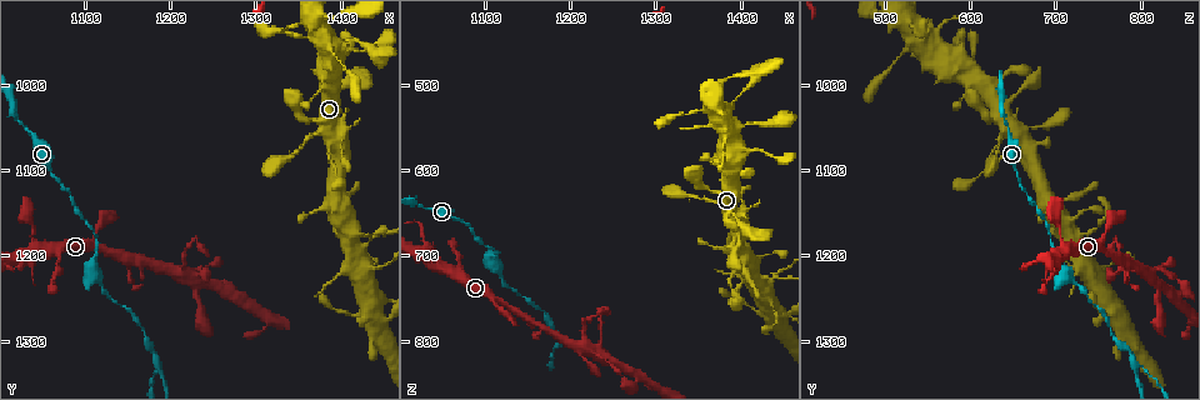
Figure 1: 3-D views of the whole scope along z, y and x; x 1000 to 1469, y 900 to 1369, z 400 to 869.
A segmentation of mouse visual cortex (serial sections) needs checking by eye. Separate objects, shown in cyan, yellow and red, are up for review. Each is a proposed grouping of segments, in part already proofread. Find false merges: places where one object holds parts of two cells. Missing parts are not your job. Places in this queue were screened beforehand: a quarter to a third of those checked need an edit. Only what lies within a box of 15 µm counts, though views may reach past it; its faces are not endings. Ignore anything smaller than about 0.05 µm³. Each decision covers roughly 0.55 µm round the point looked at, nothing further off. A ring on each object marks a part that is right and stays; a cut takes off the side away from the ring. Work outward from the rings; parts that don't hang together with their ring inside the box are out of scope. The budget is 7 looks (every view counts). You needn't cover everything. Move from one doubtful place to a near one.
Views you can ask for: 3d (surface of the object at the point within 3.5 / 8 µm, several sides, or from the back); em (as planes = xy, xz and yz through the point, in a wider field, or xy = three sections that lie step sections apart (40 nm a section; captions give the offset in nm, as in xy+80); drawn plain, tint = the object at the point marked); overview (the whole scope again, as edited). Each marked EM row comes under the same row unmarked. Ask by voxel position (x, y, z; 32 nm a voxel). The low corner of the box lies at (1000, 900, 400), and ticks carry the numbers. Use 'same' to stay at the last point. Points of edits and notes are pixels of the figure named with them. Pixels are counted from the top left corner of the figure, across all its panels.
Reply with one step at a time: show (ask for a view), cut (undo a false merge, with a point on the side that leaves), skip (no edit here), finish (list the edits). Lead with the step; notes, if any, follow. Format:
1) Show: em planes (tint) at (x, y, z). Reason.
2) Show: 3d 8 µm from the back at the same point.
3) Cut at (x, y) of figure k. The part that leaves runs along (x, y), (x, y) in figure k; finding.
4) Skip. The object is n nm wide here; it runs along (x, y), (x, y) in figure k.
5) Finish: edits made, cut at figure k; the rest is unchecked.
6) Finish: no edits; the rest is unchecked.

Show: 3d 3.5 µm at (1405, 1175, 725). Sharp bend.

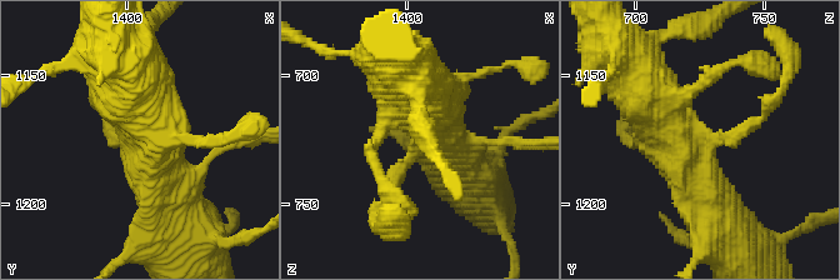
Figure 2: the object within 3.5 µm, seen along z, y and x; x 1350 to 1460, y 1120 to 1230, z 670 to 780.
Show: em xy step 1 (tint) at the same point.

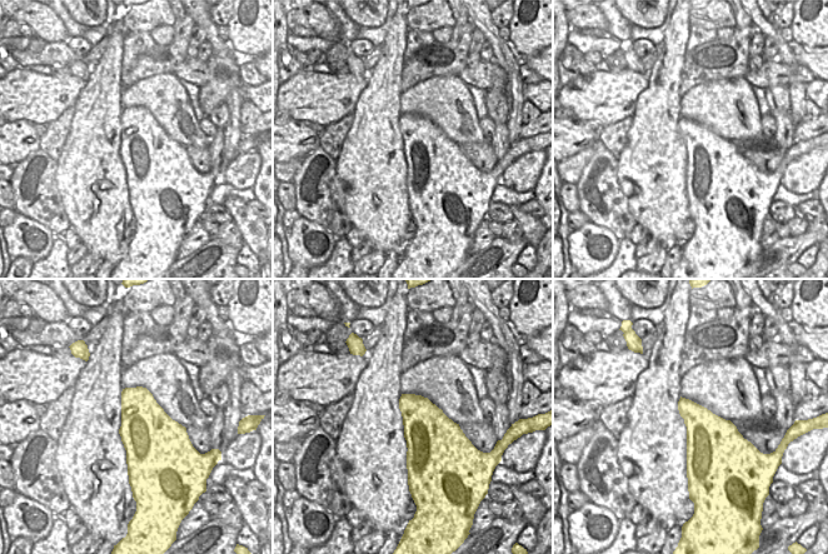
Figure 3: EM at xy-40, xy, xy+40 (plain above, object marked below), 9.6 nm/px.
Skip. It runs along (644, 86), (724, 225) in figure 2; one cell here.

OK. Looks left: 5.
Show: 3d 8 µm from the back at (1215, 1220, 800). Four arms meet.

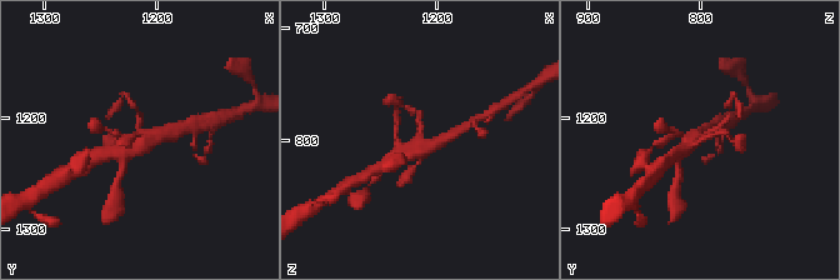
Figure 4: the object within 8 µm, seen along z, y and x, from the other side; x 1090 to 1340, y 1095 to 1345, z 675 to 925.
Show: 3d 3.5 µm at (1214, 1218, 802). Closer look.

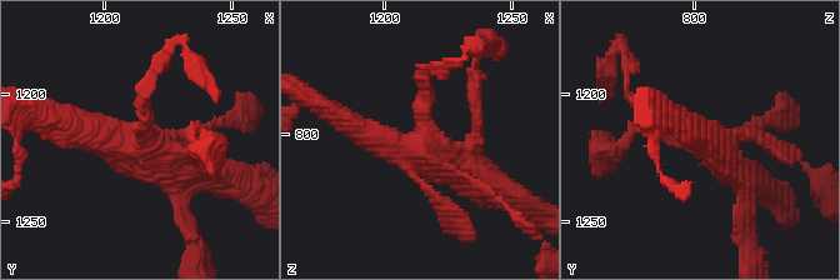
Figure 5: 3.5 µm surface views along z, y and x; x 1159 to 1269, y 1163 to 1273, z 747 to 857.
Skip. All the same cell.

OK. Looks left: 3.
Show: 3d 3.5 µm from the back at (1185, 1325, 795). Side arm on a straight run.

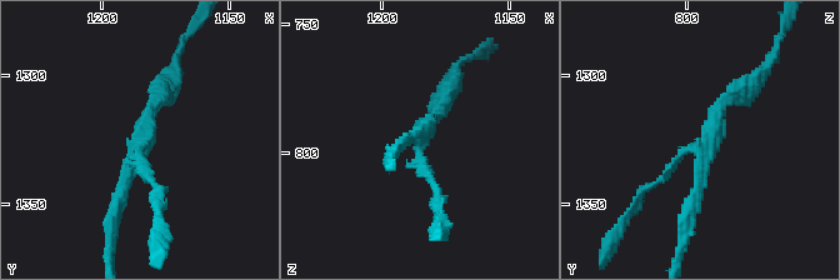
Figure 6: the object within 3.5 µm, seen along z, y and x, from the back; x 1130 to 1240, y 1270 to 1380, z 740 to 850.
Show: em xy step 3 (tint) at (1185, 1329, 794). 3 arms meet here; the arms are 100, 150, 200 nm wide.

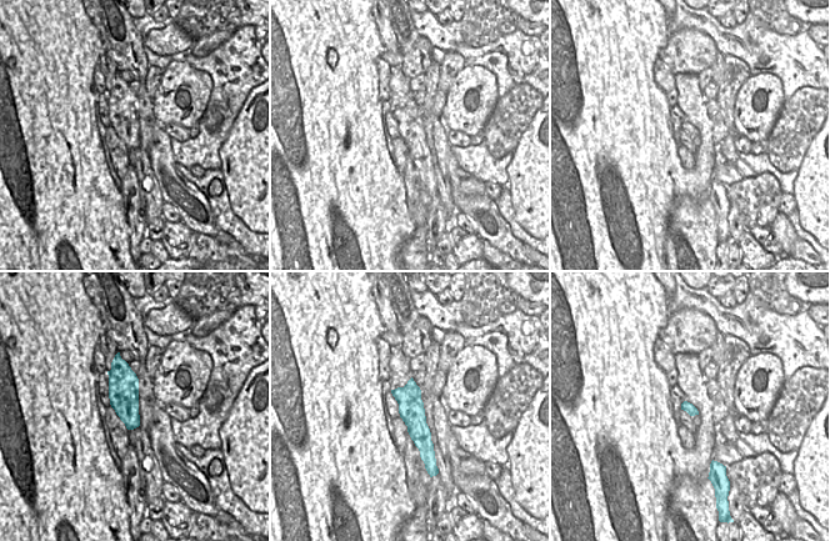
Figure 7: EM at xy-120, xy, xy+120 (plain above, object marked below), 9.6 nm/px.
Show: em planes (tint) at the same point. Cut it another way.

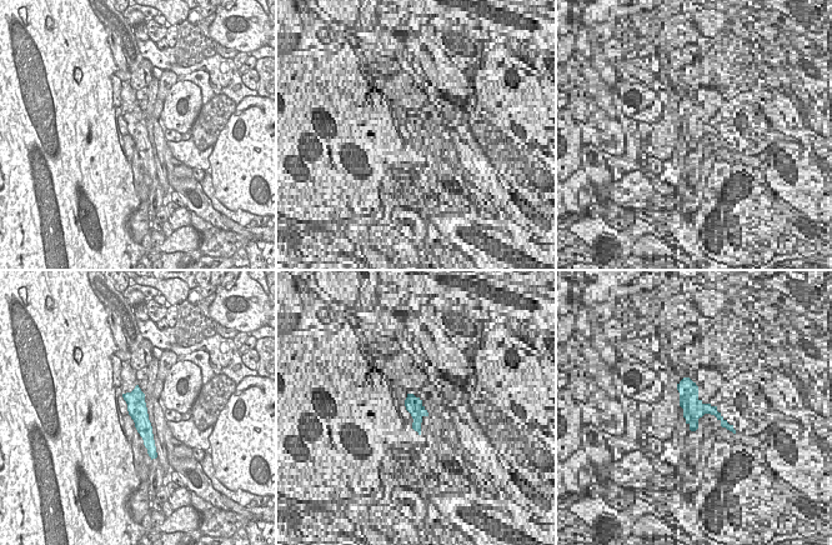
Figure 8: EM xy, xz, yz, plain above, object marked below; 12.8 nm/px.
Skip. It runs along (136, 391), (136, 409), (151, 446) in figure 8; one cell here.

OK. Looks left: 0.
Finish: no edits; the rest is unchecked.

